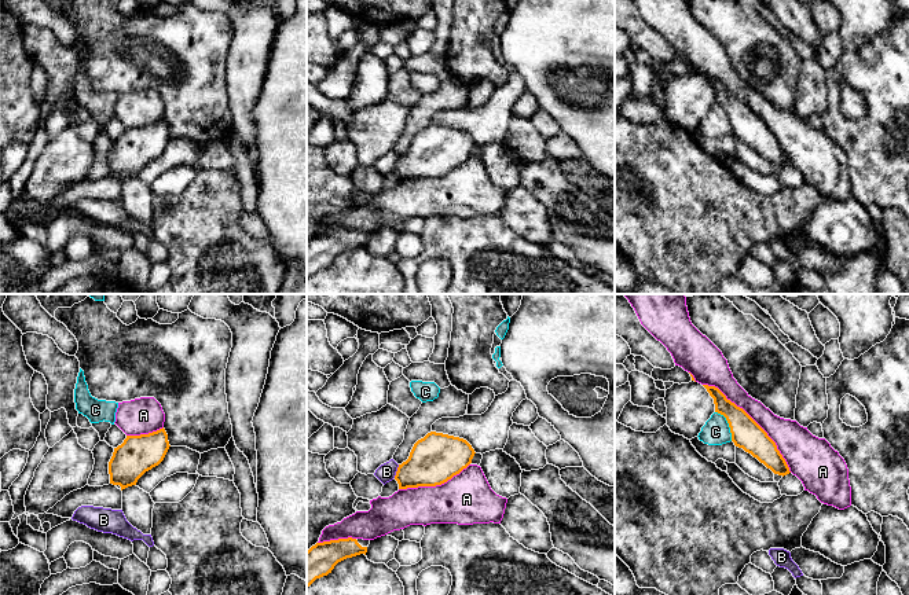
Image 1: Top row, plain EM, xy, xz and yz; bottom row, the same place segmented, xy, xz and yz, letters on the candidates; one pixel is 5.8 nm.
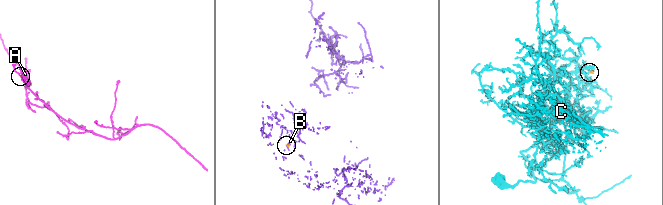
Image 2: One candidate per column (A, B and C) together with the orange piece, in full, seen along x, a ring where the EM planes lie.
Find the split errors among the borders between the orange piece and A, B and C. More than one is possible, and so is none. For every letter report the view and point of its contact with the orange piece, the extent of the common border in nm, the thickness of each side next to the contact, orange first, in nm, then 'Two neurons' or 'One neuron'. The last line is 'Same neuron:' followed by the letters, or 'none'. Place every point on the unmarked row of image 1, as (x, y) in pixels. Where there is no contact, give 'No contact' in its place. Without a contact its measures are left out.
A: Touches orange at yz (754, 113). Shared border 750 nm. Thickness 180 nm (orange) against 190 nm. Two neurons
B: Touches orange at xz (396, 164). Shared border 90 nm. Thickness 280 nm (orange) against 110 nm. Two neurons
C: Touches orange at yz (729, 117). Shared border 200 nm. Thickness 180 nm (orange) against 160 nm. Two neurons
Same neuron: none

